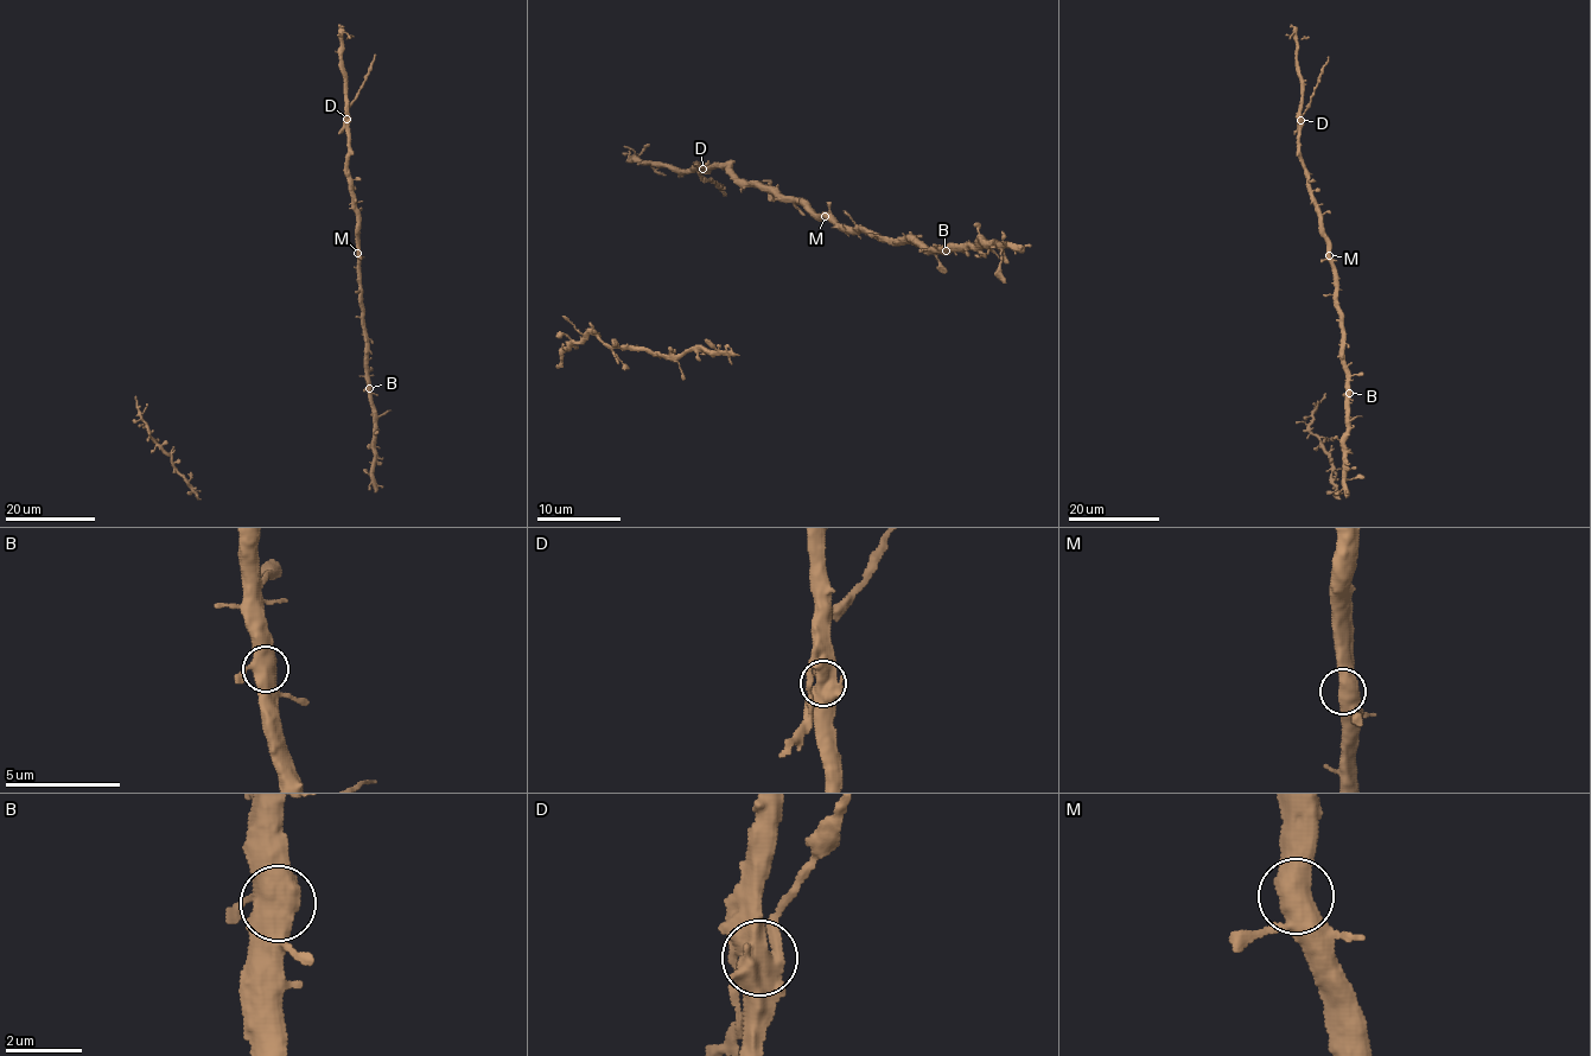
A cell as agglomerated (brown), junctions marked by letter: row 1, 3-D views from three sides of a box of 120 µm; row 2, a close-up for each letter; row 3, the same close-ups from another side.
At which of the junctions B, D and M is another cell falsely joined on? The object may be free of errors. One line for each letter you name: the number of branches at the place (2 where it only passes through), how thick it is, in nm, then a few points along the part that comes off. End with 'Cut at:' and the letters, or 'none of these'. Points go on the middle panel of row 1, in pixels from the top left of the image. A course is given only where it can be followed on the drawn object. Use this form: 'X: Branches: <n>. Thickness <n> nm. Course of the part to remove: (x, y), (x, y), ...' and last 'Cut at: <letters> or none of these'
D: Branches: 3. Thickness 650 nm
Cut at: D

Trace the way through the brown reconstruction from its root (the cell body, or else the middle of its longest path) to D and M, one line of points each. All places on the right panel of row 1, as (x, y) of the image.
D: (1348, 398), (1330, 240), (1322, 228), (1321, 211), (1299, 153), (1300, 120)
M: (1348, 398), (1342, 310), (1334, 265), (1329, 255)

